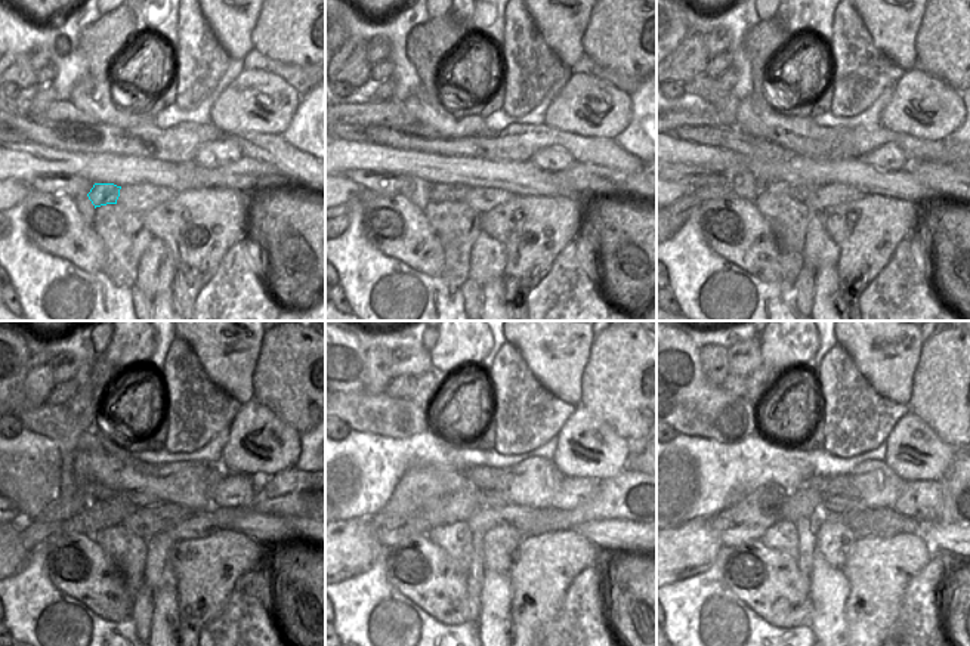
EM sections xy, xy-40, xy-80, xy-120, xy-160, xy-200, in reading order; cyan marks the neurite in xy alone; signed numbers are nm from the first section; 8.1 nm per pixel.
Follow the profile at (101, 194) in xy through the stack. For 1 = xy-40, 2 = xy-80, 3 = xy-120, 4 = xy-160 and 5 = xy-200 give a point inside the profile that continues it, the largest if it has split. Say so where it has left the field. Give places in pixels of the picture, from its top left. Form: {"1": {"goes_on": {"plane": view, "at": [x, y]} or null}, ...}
{"1": {"goes_on": {"plane": "xy-40", "at": [438, 192]}}, "2": {"goes_on": {"plane": "xy-80", "at": [796, 192]}}, "3": {"goes_on": {"plane": "xy-120", "at": [147, 521]}}, "4": {"goes_on": {"plane": "xy-160", "at": [528, 521]}}, "5": {"goes_on": {"plane": "xy-200", "at": [886, 522]}}}

